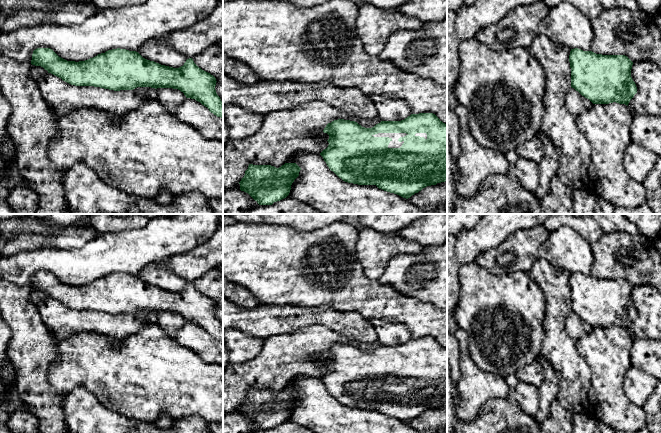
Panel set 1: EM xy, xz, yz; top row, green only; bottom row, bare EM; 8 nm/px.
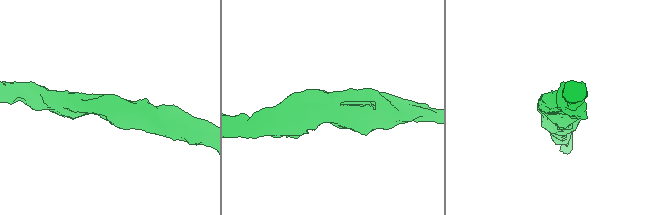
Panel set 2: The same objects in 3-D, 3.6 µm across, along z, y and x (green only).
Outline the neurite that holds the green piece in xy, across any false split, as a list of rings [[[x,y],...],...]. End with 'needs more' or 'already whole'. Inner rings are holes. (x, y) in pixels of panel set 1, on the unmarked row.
[[[37,272],[33,275],[31,288],[41,290],[48,297],[75,310],[94,310],[114,315],[133,314],[137,311],[178,313],[186,322],[195,323],[207,331],[211,337],[223,342],[223,326],[215,314],[216,302],[199,292],[192,282],[187,283],[183,290],[173,292],[147,284],[136,275],[117,272],[88,284],[75,286],[59,281],[50,272]]]; already whole

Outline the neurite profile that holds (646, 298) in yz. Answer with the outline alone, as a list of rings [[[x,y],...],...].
[[[652,285],[636,286],[632,289],[631,301],[637,311],[637,317],[628,328],[631,337],[661,340],[661,291]]]

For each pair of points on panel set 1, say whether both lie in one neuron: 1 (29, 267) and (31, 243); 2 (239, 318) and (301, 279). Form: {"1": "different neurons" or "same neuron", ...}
{"1": "different neurons", "2": "different neurons"}

